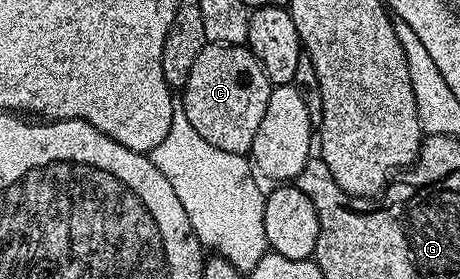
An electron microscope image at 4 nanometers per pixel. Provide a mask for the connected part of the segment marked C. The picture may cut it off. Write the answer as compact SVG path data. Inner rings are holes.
M239 44L204 45L202 54L194 58L194 70L190 70L190 78L186 78L186 86L182 89L182 107L190 126L210 142L210 146L218 146L218 150L251 153L254 134L258 134L258 126L262 122L262 114L266 114L266 102L270 102L273 84L266 78L260 63L247 46Z

